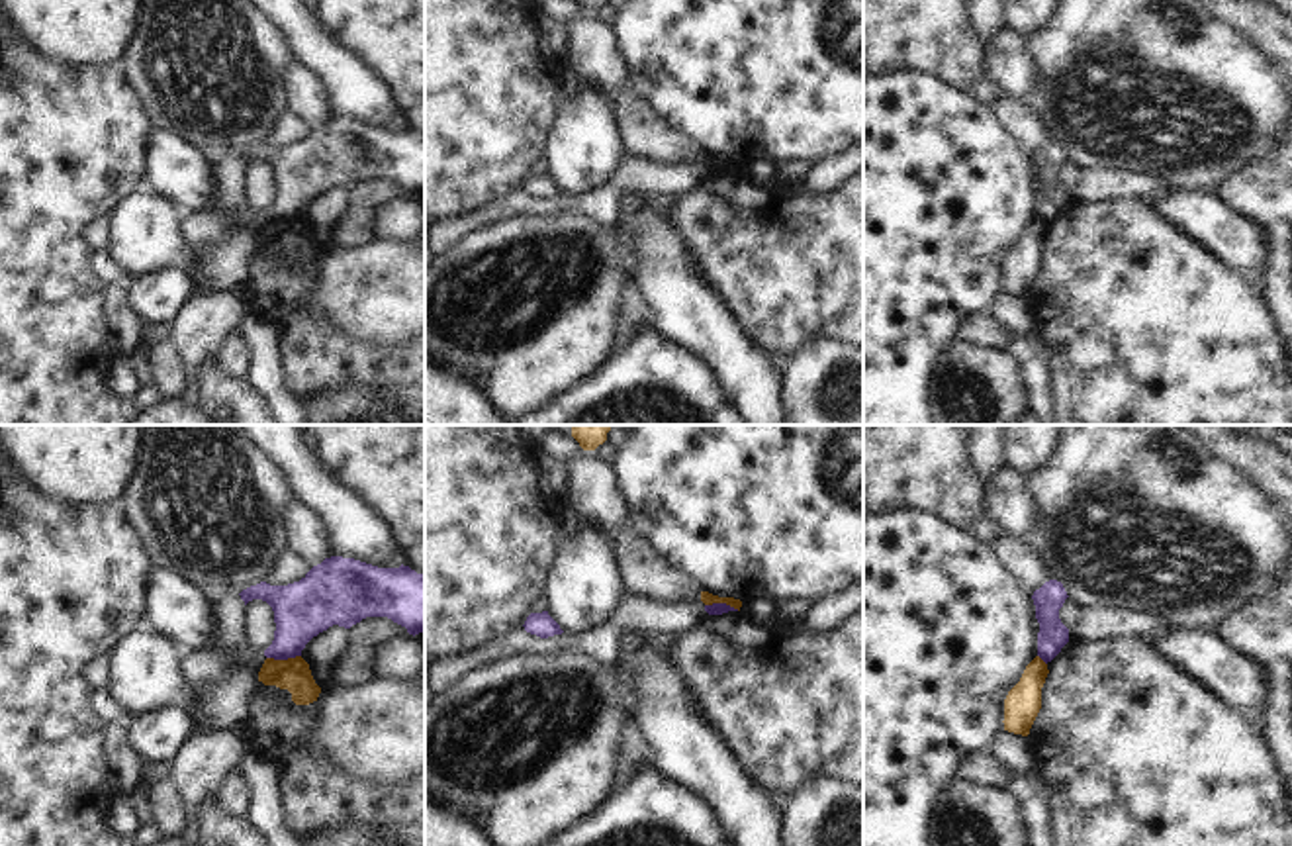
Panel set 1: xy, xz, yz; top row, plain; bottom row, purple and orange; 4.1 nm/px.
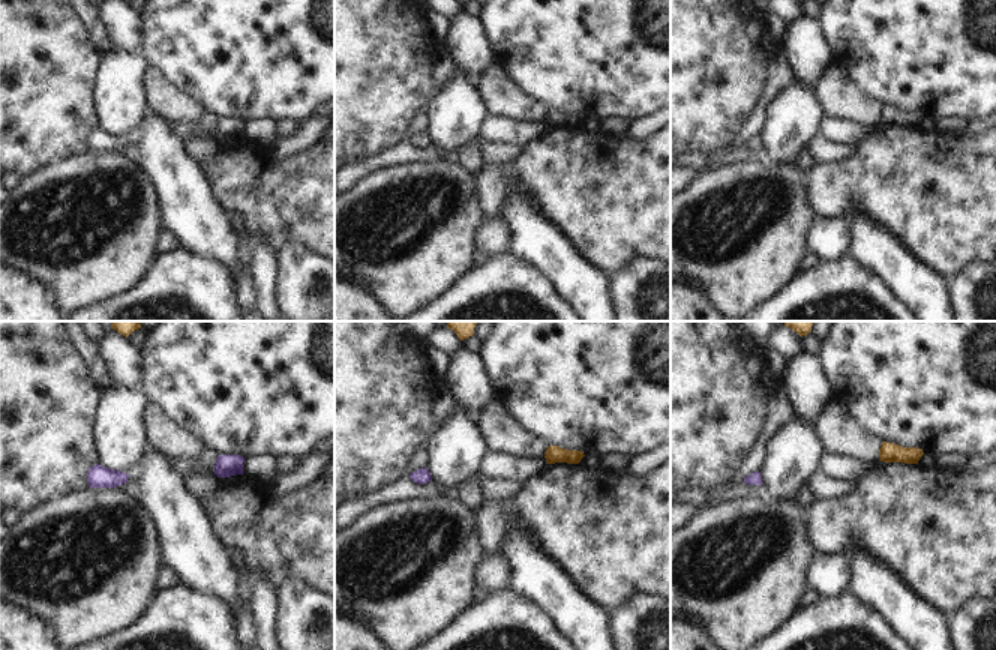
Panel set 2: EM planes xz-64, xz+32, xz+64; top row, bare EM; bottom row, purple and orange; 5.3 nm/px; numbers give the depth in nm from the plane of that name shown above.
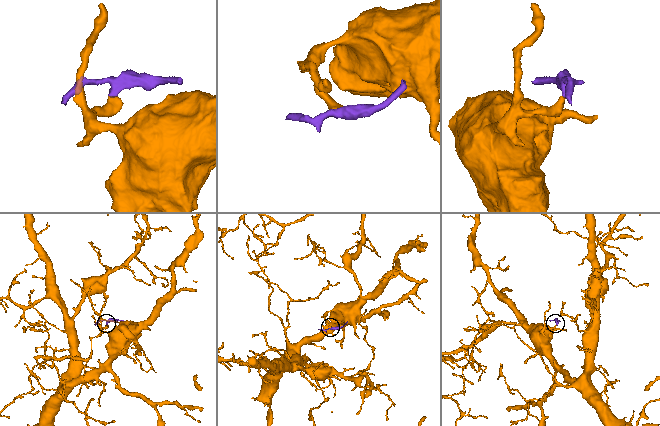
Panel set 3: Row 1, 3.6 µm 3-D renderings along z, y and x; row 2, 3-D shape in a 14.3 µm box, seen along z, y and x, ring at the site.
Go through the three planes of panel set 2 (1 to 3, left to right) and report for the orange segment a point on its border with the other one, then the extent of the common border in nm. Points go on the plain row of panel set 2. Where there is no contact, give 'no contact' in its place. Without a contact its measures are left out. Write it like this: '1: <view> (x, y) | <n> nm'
1: no contact
2: no contact
3: no contact

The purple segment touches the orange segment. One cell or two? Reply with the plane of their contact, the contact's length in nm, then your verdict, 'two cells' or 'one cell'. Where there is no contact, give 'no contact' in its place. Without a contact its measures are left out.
xy | 140 nm | two cells

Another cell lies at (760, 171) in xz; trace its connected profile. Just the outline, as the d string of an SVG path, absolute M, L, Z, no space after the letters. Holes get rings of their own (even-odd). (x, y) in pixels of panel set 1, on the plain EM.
M756 159L748 164L742 164L740 174L756 184L771 184L775 182L775 163Z

